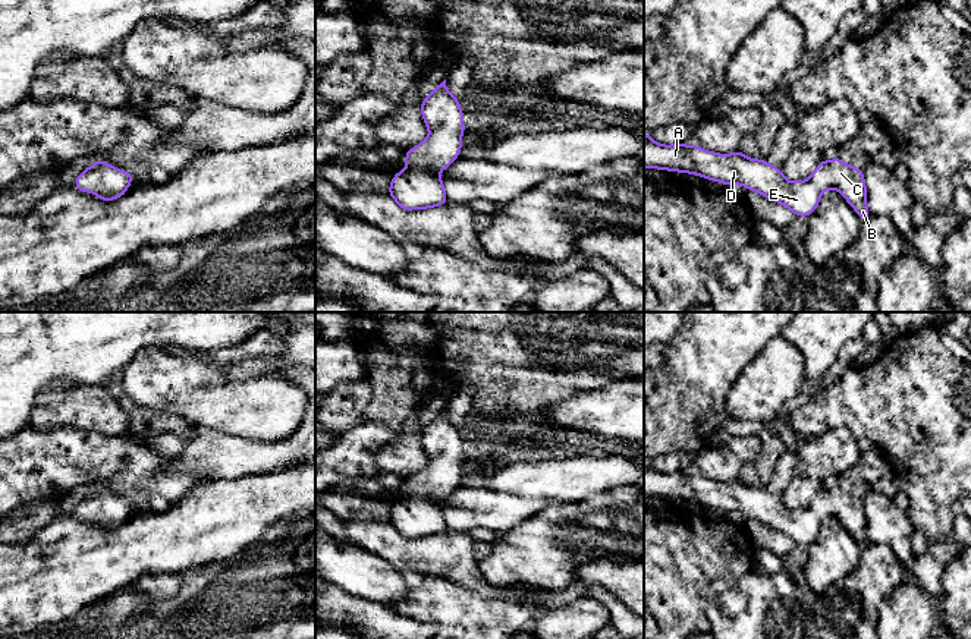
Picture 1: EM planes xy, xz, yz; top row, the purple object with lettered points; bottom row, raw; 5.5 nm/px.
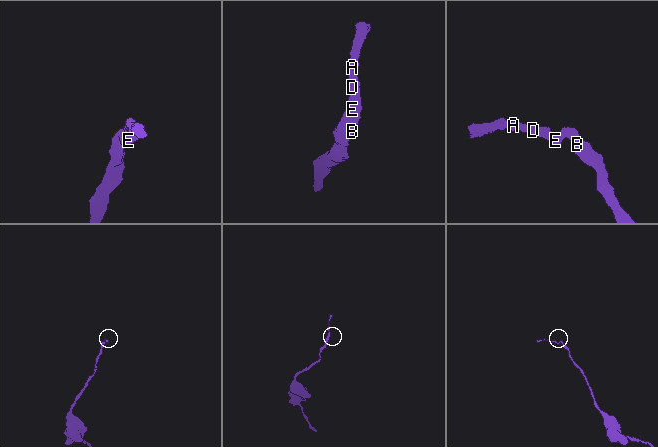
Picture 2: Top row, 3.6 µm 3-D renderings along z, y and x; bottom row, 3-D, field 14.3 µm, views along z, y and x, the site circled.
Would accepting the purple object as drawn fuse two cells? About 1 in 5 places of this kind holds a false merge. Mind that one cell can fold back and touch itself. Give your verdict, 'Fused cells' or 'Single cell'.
Single cell

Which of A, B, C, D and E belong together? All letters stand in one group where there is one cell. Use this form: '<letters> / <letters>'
A B C D E

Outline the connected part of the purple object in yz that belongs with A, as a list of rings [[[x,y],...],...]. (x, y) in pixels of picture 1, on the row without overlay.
[[[644,462],[644,495],[698,503],[728,513],[742,513],[785,535],[795,544],[808,545],[827,517],[836,517],[864,550],[867,536],[864,501],[839,485],[823,488],[802,510],[789,510],[779,495],[766,488],[748,487],[742,481],[716,482],[691,473],[660,473]]]

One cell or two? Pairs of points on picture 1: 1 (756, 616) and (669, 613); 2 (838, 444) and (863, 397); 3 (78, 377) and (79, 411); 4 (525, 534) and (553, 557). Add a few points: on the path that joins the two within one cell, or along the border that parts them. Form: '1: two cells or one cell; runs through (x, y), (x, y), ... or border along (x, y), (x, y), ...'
1: two cells; border along (712, 600), (707, 606), (707, 620), (710, 623)
2: two cells; border along (813, 436), (845, 427), (857, 441)
3: two cells; border along (106, 386), (50, 381), (43, 387)
4: one cell; runs through (533, 541), (546, 554)

